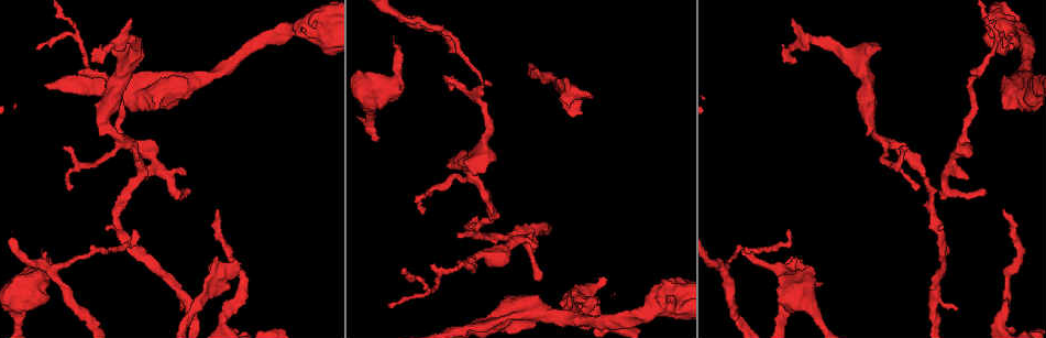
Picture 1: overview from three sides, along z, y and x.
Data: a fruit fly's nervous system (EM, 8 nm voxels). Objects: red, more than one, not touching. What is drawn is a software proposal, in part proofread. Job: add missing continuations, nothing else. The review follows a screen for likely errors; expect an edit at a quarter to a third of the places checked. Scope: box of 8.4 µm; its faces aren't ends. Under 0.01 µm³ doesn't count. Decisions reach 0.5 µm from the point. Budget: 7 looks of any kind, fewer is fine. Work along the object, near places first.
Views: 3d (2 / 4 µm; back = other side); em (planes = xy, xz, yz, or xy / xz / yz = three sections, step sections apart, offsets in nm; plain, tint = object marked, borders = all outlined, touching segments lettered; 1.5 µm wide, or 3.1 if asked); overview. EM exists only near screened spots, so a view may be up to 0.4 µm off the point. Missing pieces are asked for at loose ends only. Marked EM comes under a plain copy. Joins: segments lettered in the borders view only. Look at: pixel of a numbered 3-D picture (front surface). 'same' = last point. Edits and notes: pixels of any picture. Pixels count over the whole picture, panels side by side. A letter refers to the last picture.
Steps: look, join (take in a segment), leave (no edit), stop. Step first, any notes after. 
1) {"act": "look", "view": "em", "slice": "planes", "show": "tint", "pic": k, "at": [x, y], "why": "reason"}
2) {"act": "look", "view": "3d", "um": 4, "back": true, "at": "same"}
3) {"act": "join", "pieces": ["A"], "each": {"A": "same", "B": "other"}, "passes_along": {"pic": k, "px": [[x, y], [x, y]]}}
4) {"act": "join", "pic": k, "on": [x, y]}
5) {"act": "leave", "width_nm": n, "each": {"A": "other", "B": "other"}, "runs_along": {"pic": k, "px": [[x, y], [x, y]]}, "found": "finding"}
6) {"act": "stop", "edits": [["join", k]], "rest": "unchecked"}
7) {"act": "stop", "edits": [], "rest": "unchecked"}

{"act": "look", "view": "em", "slice": "yz", "step": 8, "show": "tint", "pic": 1, "at": [744, 253], "why": "tapers out"}

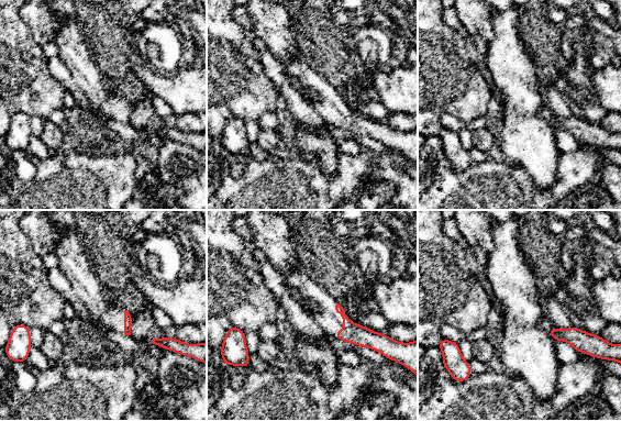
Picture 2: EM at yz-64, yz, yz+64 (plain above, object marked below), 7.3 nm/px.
{"act": "look", "view": "em", "slice": "planes", "show": "borders", "at": "same"}

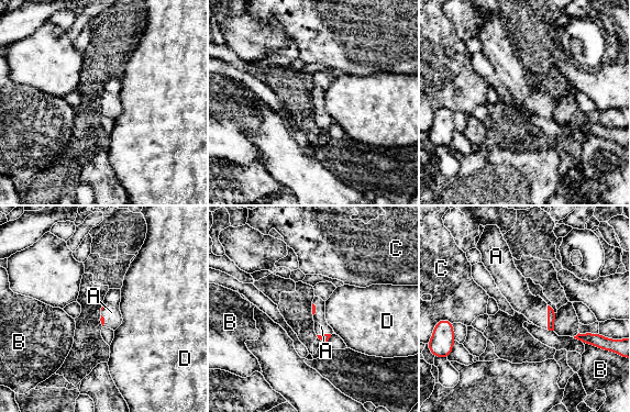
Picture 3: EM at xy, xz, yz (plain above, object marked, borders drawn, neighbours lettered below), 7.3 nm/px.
{"act": "join", "pic": 3, "on": [534, 309], "each": {"A": "same", "B": "other", "C": "other", "D": "other"}, "passes_along": {"pic": 3, "px": [[551, 313], [548, 318], [534, 309]]}, "found": "the cell continues"}

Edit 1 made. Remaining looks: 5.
{"act": "look", "view": "overview"}

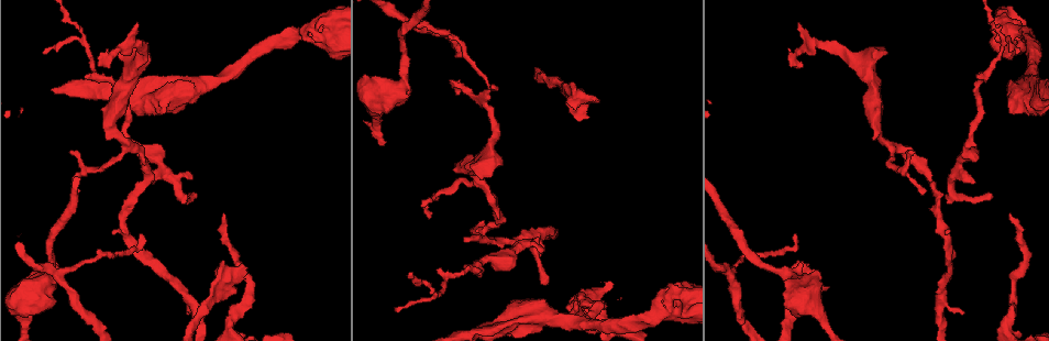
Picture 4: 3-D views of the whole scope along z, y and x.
{"act": "look", "view": "3d", "um": 2, "pic": 4, "at": [798, 23], "why": "thin end"}

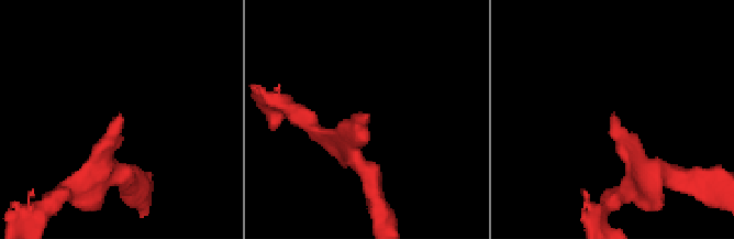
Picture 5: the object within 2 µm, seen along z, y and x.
{"act": "look", "view": "em", "slice": "xy", "step": 8, "show": "borders", "pic": 5, "at": [119, 115], "why": "now the EM"}

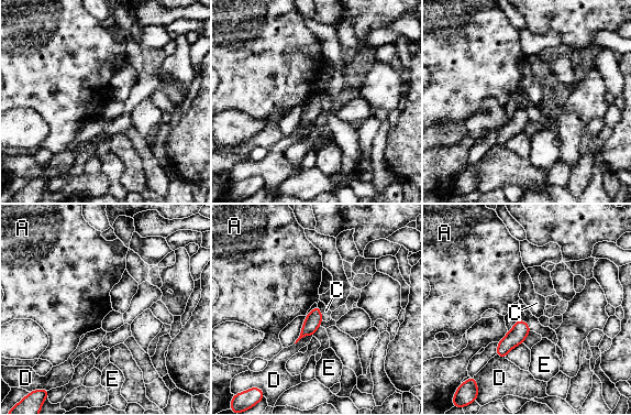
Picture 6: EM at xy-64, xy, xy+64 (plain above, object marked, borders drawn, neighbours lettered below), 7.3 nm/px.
{"act": "look", "view": "em", "slice": "planes", "show": "borders", "at": "same"}

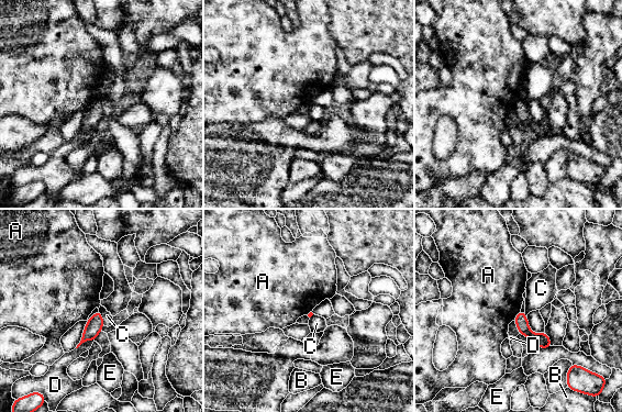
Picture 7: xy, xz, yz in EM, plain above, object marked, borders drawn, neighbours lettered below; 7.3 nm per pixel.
{"act": "leave", "longest_contact_nm": ["D", 150], "each": {"A": "other", "B": "other", "C": "other", "D": "other", "E": "other"}, "found": "none of them fits"}

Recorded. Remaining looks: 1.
{"act": "stop", "edits": [["join", 3]], "rest": "unchecked"}

